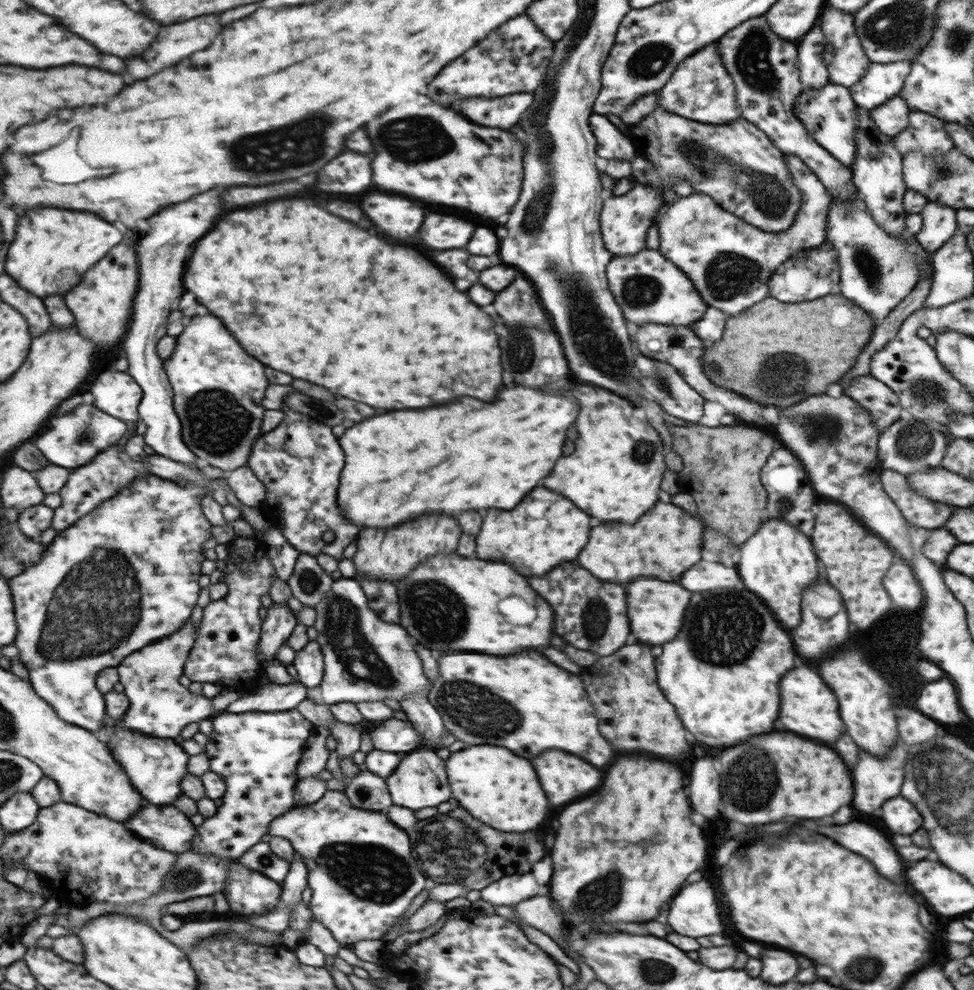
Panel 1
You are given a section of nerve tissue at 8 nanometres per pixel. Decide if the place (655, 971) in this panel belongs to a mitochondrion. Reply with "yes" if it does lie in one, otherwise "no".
yes

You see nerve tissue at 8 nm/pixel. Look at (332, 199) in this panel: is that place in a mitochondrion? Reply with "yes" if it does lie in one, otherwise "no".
no

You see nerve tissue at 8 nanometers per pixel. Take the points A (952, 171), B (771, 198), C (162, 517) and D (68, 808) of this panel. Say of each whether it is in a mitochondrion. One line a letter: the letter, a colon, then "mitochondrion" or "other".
A: mitochondrion
B: mitochondrion
C: other
D: other

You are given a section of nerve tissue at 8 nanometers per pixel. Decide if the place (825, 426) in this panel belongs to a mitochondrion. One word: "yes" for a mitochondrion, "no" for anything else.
yes

